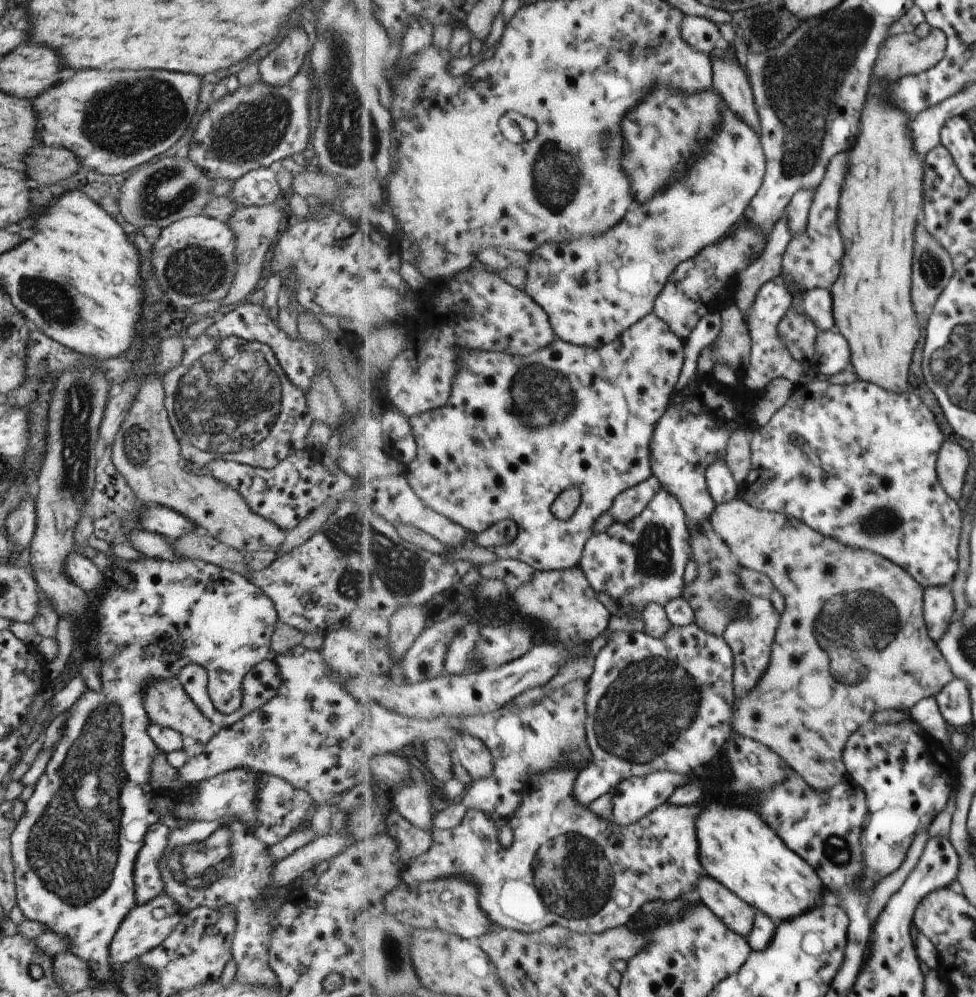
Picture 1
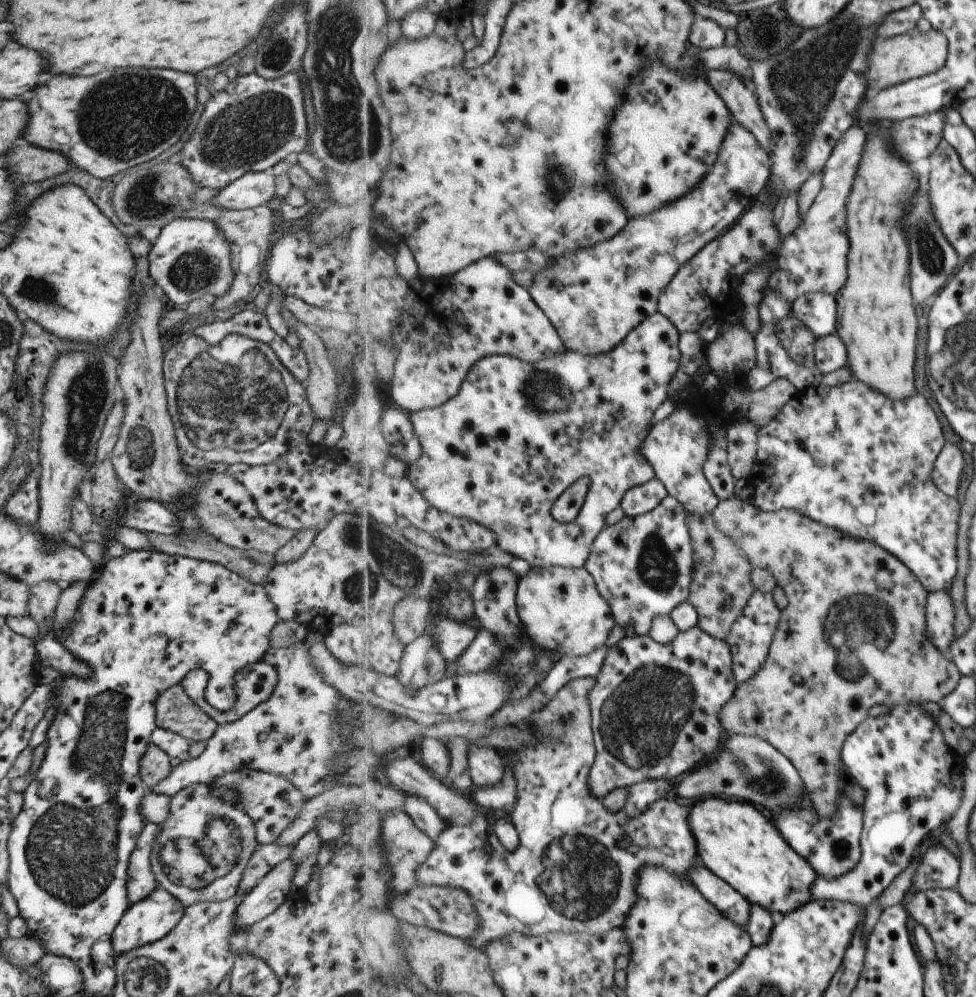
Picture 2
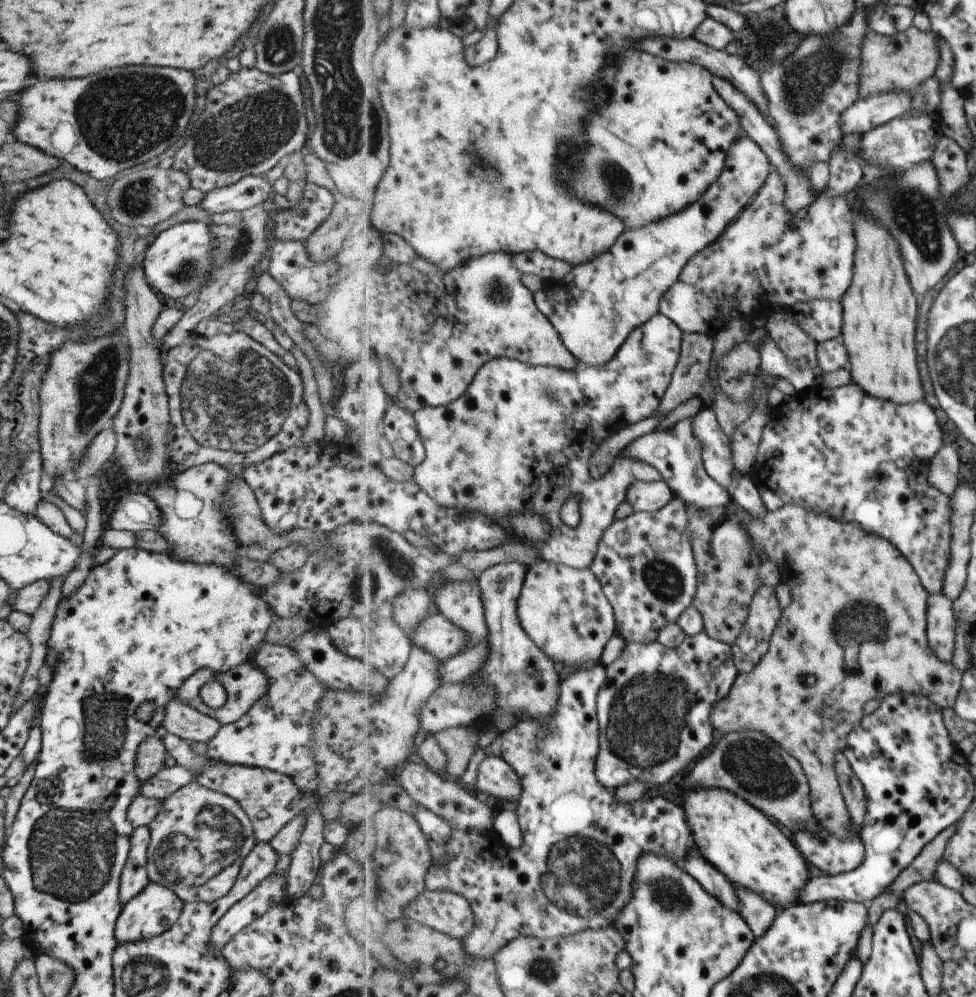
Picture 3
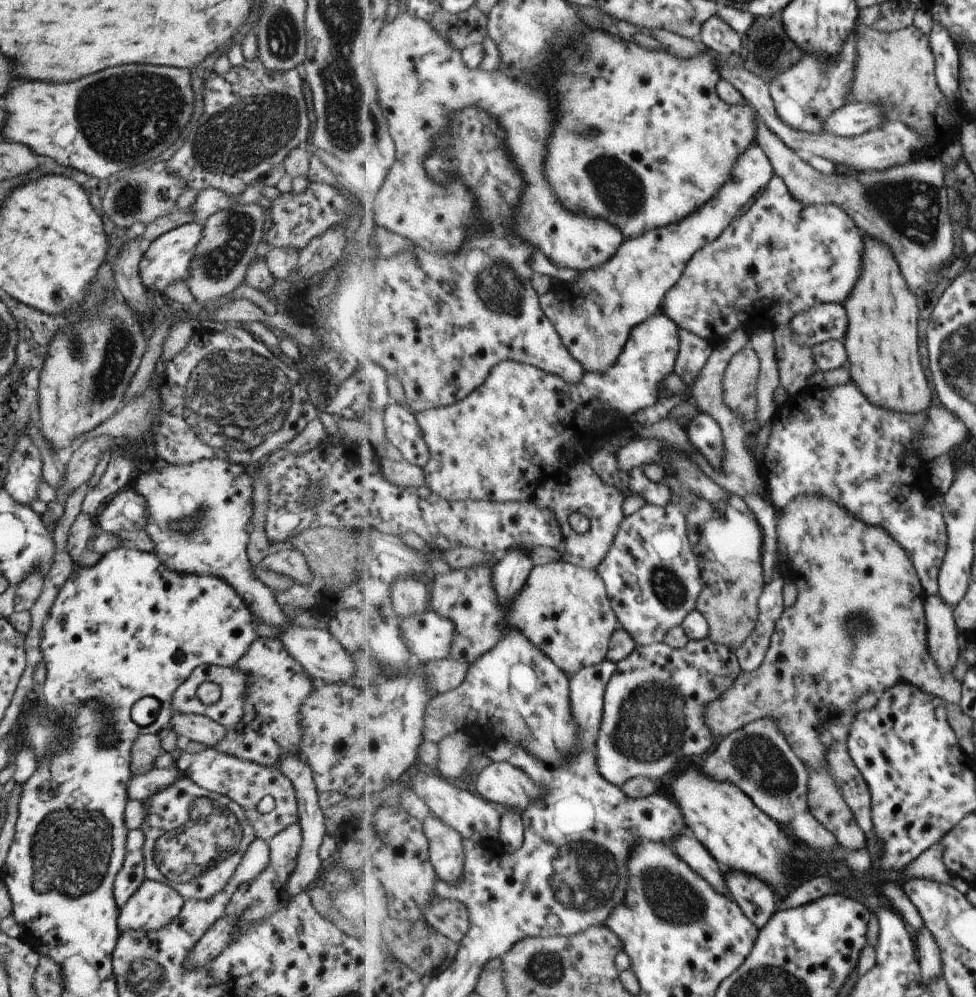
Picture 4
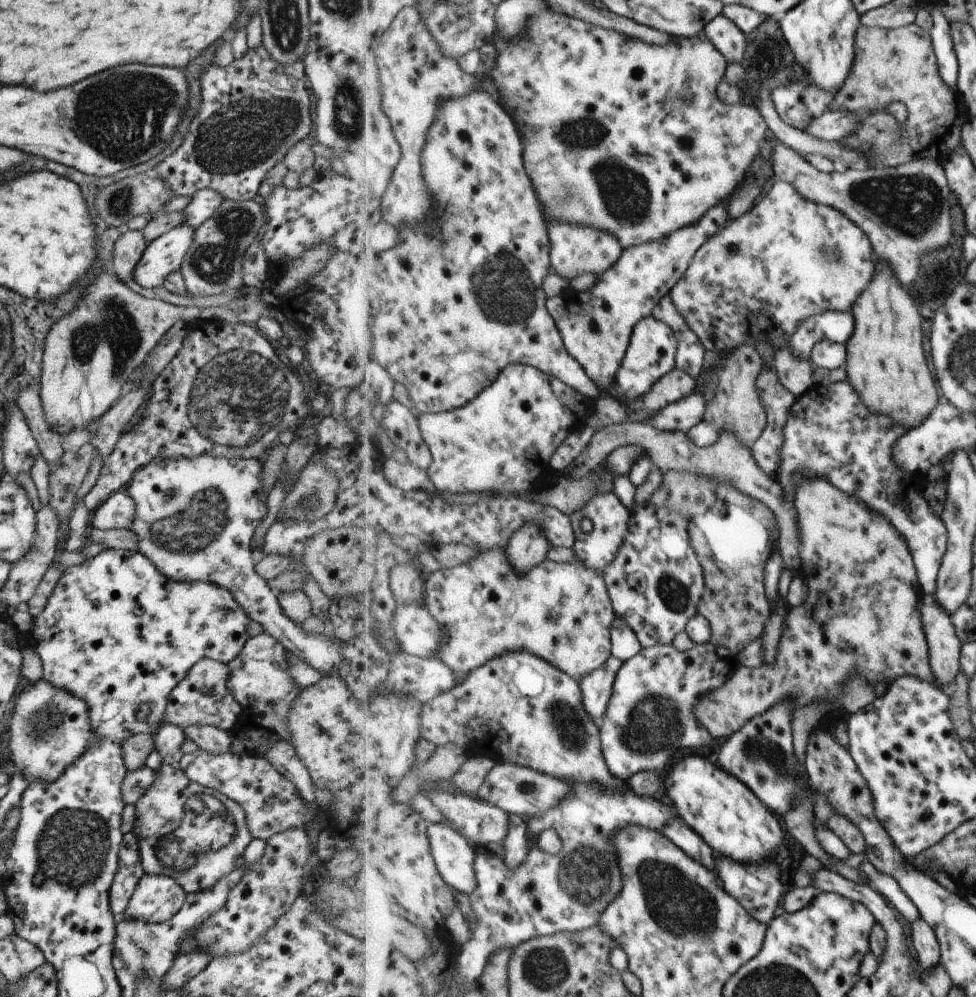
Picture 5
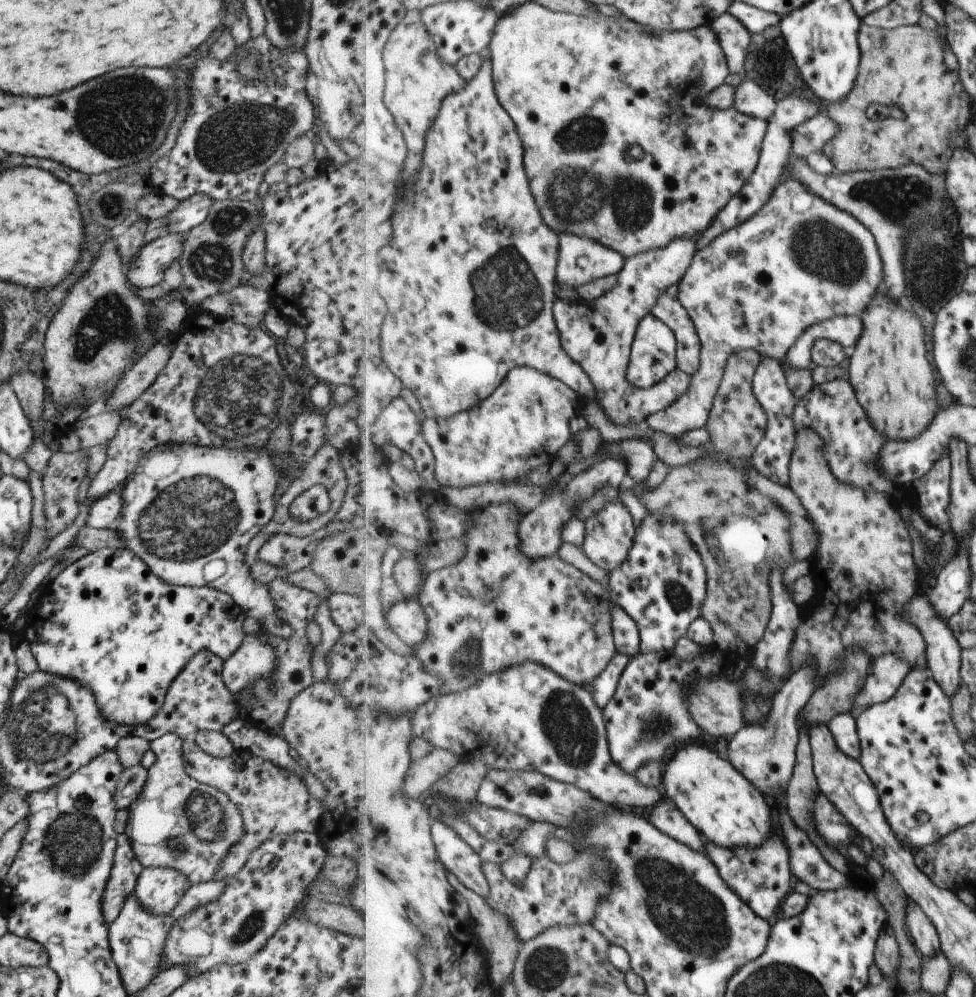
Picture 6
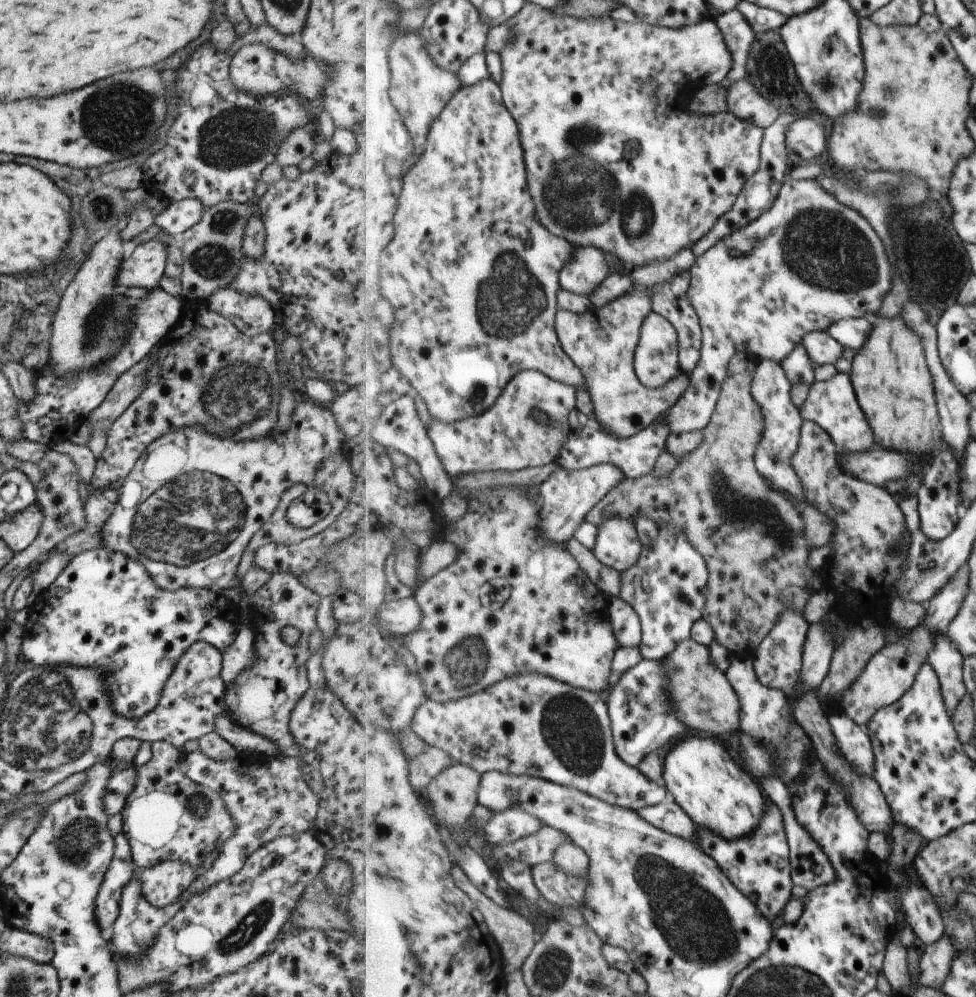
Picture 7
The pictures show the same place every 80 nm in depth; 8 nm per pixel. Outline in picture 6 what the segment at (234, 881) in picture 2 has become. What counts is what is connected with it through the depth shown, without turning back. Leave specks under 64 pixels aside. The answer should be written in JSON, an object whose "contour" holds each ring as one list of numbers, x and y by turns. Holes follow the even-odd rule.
{"contour":[[165,732,149,743,155,761,146,772,139,796,129,804,124,834,129,838,134,858,142,868,173,868,189,880,189,886,213,881,223,856,243,838,243,822,238,807,221,792,197,783,185,775,182,765,182,739,175,732]]}

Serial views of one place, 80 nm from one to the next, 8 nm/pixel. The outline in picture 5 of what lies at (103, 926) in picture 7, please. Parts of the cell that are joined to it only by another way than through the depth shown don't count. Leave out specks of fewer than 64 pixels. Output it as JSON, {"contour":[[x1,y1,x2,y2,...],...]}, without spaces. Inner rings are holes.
{"contour":[[123,833,117,858,117,872,109,888,109,910,117,919,122,917,137,882,144,874,139,860,137,836,134,833]]}

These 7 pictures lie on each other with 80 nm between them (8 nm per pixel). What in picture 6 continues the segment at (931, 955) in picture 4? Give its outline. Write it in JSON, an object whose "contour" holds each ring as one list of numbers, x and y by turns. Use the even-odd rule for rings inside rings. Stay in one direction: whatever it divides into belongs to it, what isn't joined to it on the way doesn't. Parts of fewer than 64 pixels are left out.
{"contour":[[913,900,906,909,906,932,914,946,921,952,922,959,937,956,941,952,941,940,935,924]]}

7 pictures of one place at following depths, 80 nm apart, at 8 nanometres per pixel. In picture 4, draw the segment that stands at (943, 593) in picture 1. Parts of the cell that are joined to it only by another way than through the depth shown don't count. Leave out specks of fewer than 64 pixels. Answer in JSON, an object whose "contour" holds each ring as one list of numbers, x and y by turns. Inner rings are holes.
{"contour":[[939,595,926,597,925,616,928,625,928,646,939,668,945,672,952,672,959,662,960,631,957,627,954,609]]}

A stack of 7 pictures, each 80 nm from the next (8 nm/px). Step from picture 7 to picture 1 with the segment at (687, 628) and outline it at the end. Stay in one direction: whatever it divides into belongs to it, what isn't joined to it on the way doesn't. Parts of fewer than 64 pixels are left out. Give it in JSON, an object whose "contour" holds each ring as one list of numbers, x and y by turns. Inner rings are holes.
{"contour":[[661,489,649,506,635,519,615,522,607,530,595,533,584,550,581,568,596,592,604,592,616,604,623,606,630,618,643,618,644,610,653,603,666,606,668,602,684,596,685,573,692,560,692,533,688,513,677,497,667,489]]}

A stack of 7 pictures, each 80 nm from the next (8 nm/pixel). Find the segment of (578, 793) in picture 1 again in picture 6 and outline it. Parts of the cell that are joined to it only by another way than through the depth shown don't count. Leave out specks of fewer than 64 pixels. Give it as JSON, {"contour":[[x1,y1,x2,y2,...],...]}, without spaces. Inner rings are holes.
{"contour":[[715,645,705,647,701,656,683,660,674,651,640,653,633,658,619,682,615,696,604,709,609,750,613,762,627,774,635,775,649,762,666,760,671,746,678,748,701,735,701,728,689,713,689,693,693,680,721,676,728,678,738,659]]}

